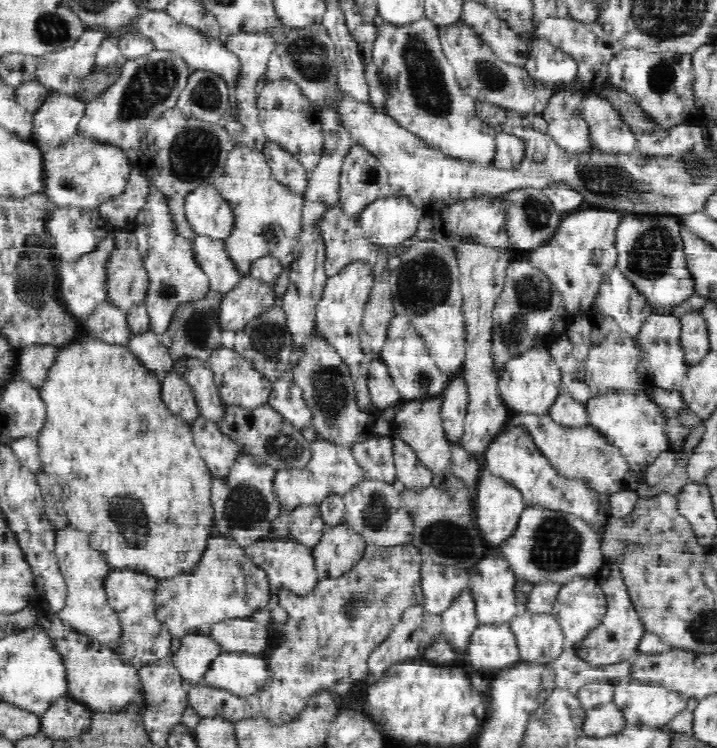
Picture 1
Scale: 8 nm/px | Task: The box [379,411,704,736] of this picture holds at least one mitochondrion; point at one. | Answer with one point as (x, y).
(557, 544)

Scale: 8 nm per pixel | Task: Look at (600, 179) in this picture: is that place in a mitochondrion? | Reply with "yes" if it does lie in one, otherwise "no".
yes

